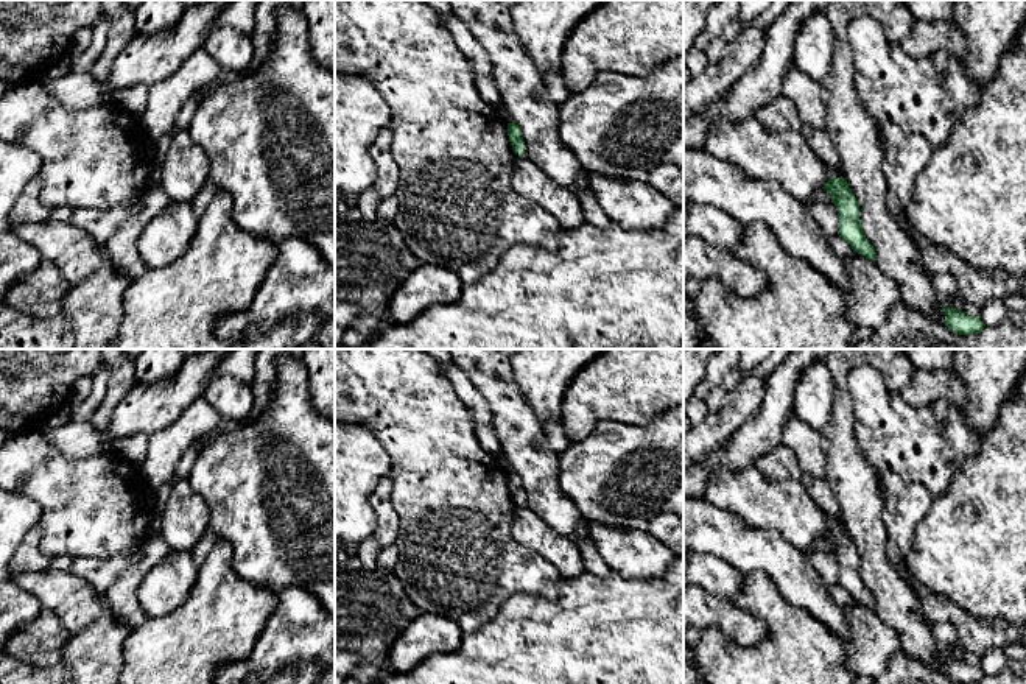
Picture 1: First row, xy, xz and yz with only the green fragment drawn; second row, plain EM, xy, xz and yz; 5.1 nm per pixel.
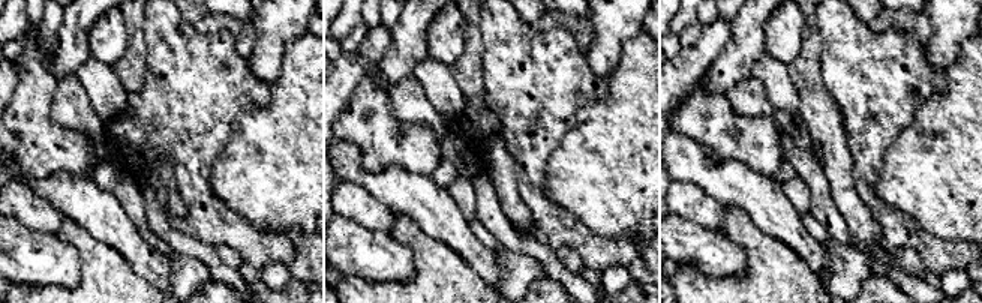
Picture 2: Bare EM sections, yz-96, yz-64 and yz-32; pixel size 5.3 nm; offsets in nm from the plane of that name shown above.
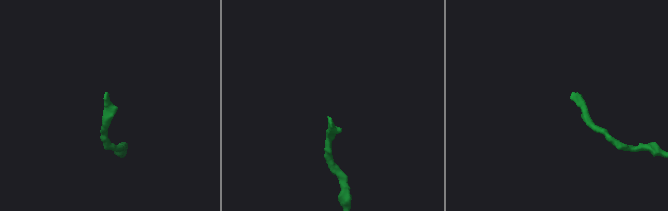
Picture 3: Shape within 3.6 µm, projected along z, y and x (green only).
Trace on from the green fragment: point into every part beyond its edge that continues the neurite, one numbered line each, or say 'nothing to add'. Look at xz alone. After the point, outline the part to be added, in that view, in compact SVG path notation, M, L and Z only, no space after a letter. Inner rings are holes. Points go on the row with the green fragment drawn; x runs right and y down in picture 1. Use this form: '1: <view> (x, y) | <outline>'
nothing to add

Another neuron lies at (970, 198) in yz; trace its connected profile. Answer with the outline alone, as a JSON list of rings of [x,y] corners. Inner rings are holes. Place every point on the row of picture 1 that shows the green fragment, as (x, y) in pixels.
[[[1007,51],[1000,59],[993,78],[981,86],[979,104],[964,112],[919,175],[903,215],[922,238],[947,248],[978,271],[1026,274],[1026,53]]]

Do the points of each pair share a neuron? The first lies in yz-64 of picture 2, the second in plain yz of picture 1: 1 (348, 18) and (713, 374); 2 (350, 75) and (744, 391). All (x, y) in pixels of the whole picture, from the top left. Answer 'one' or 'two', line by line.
1: one
2: one

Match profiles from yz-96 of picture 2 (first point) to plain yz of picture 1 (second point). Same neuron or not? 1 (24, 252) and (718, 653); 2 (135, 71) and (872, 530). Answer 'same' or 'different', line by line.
1: different
2: same

